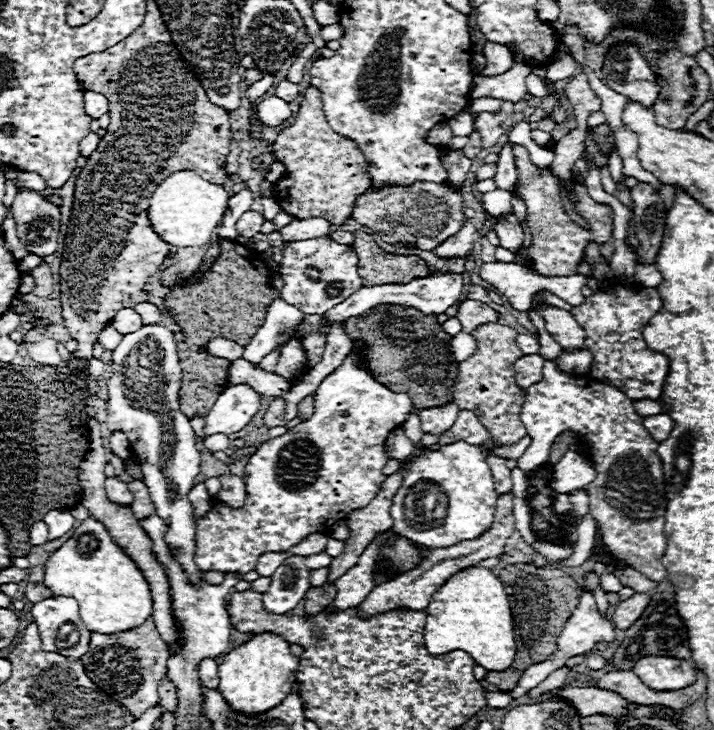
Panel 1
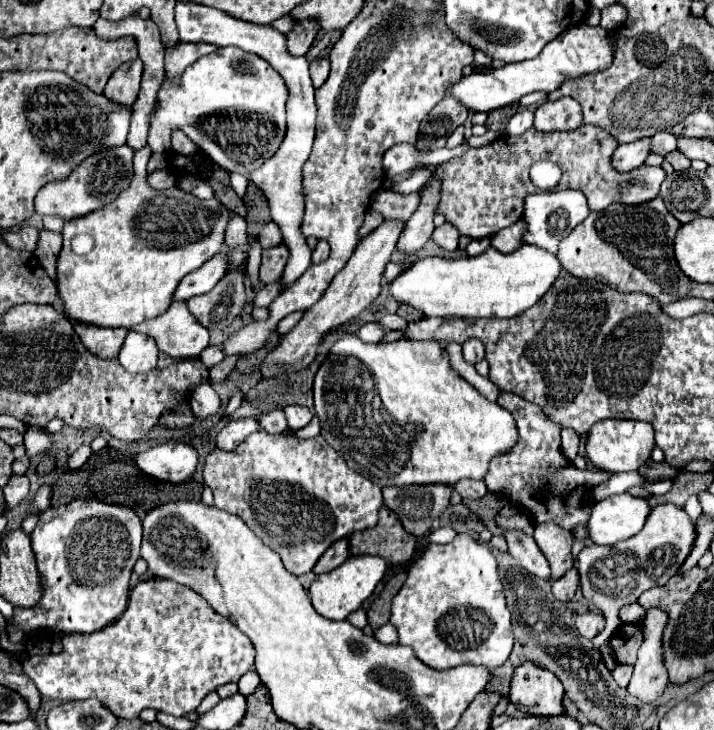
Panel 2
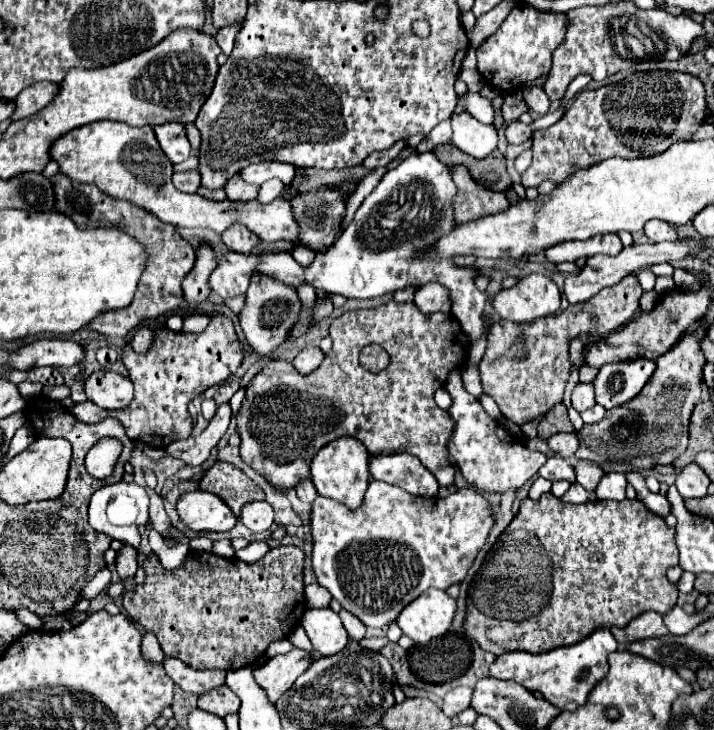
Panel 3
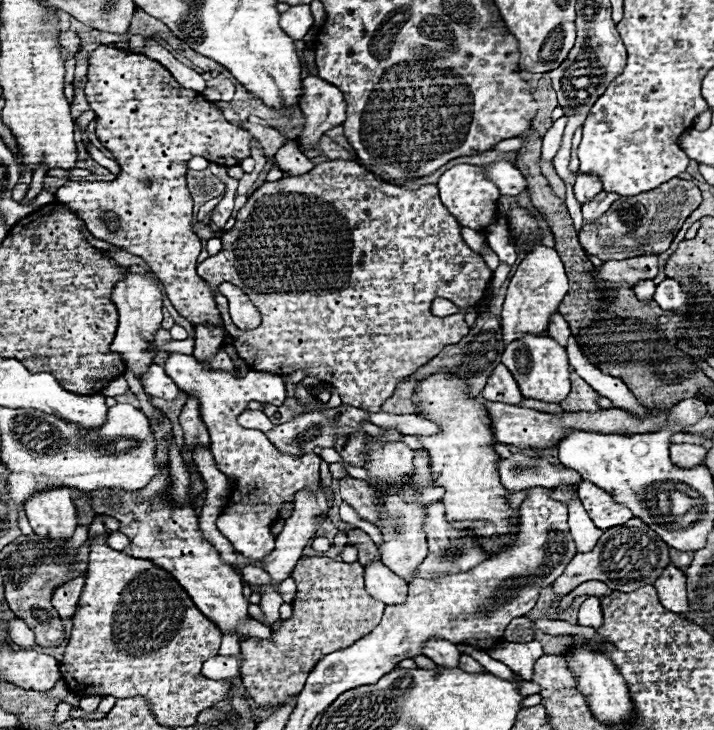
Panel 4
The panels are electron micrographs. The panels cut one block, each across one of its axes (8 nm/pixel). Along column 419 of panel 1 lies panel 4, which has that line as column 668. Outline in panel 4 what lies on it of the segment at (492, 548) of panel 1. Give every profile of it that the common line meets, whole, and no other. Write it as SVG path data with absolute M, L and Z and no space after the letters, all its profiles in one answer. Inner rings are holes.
M668 564L664 576L660 576L660 580L656 580L654 586L658 590L658 596L664 608L676 614L690 612L688 598L686 598L686 578L674 564Z

